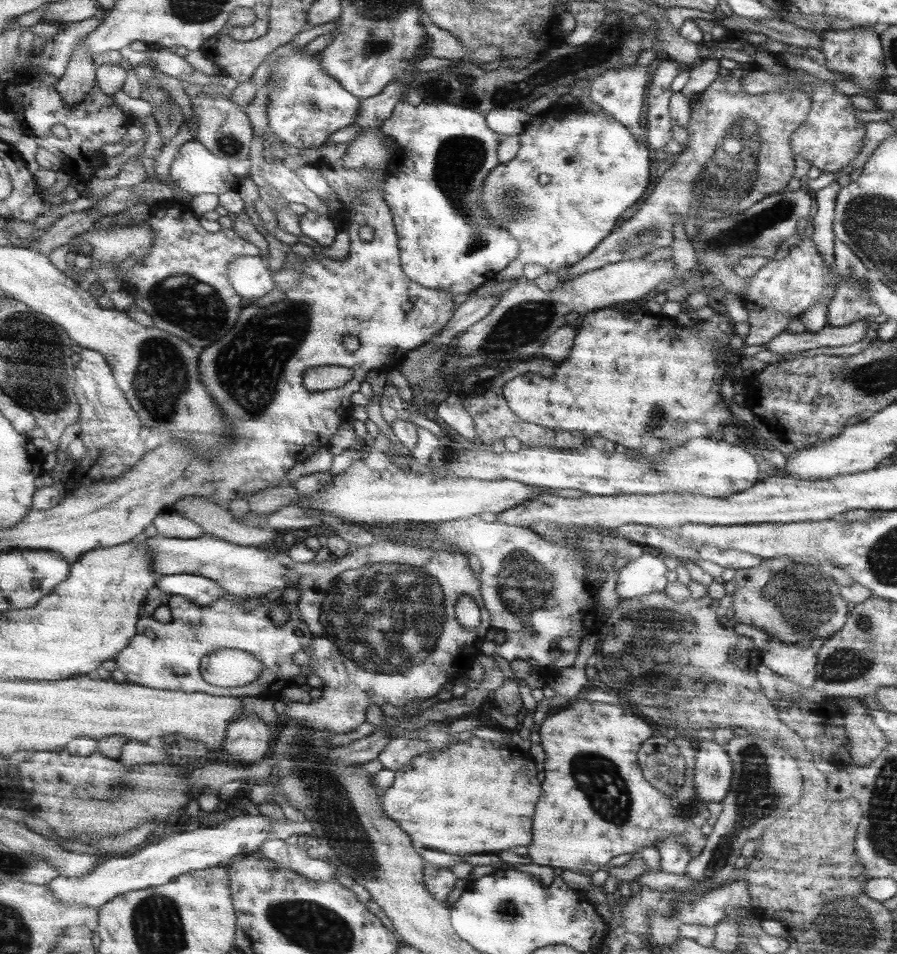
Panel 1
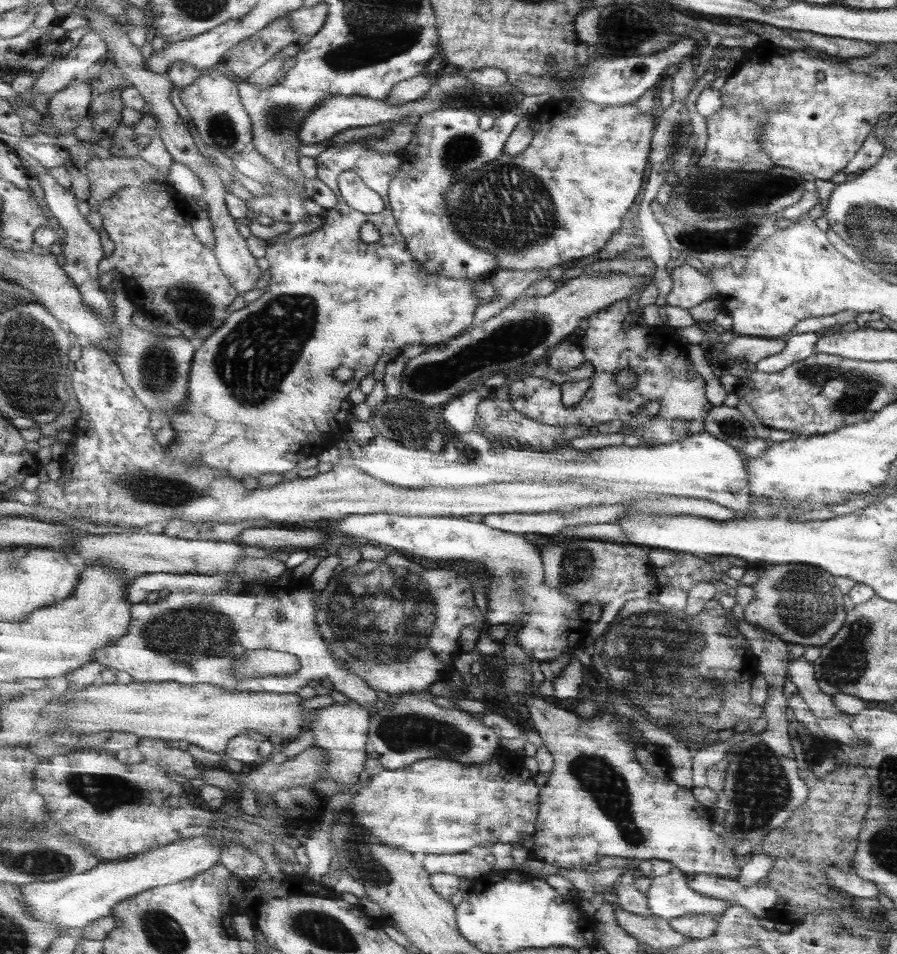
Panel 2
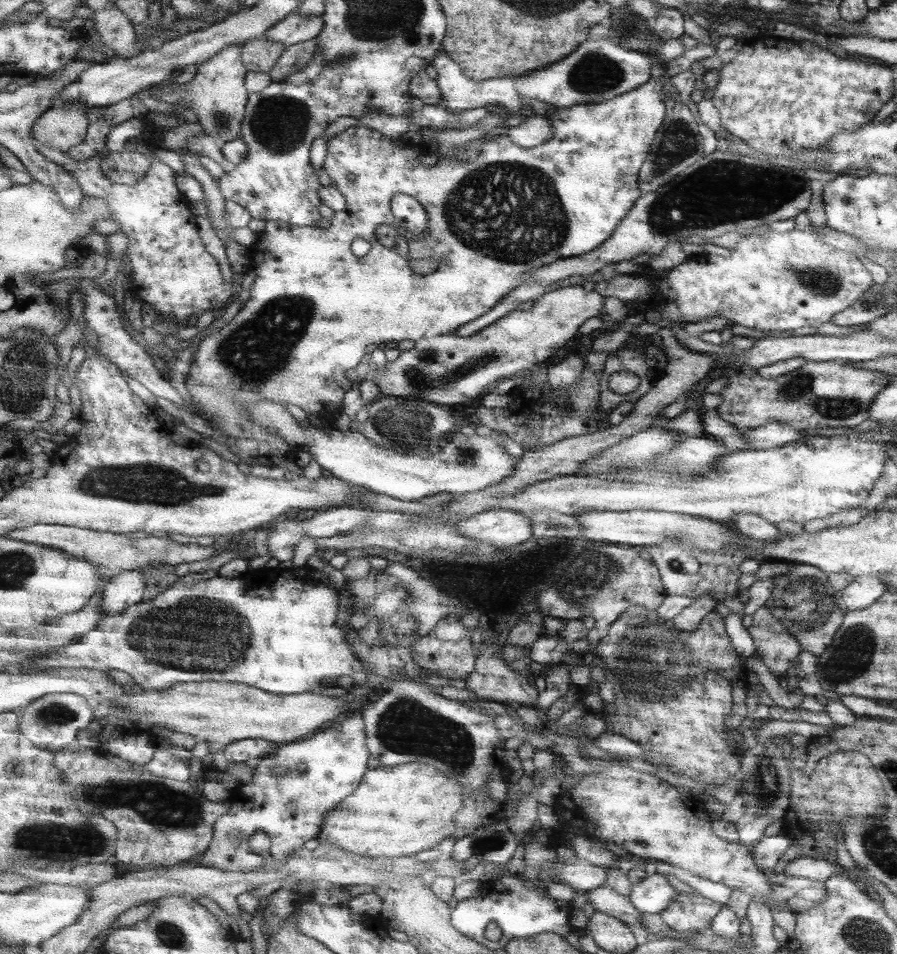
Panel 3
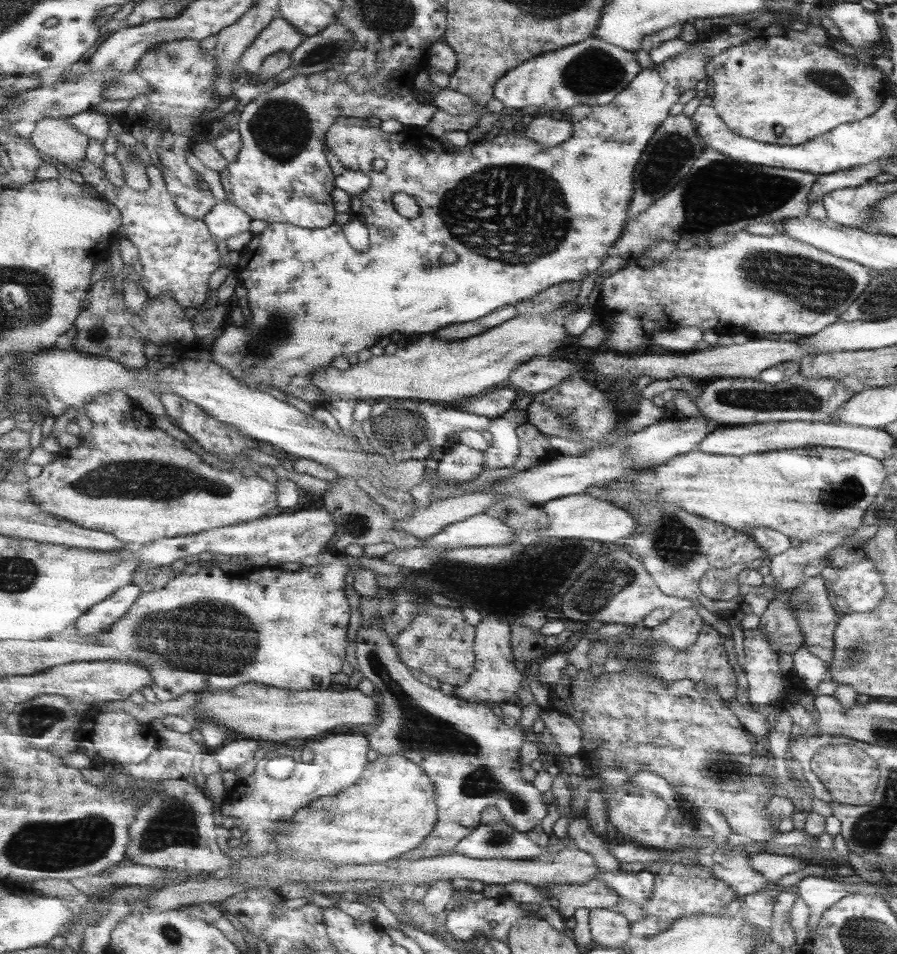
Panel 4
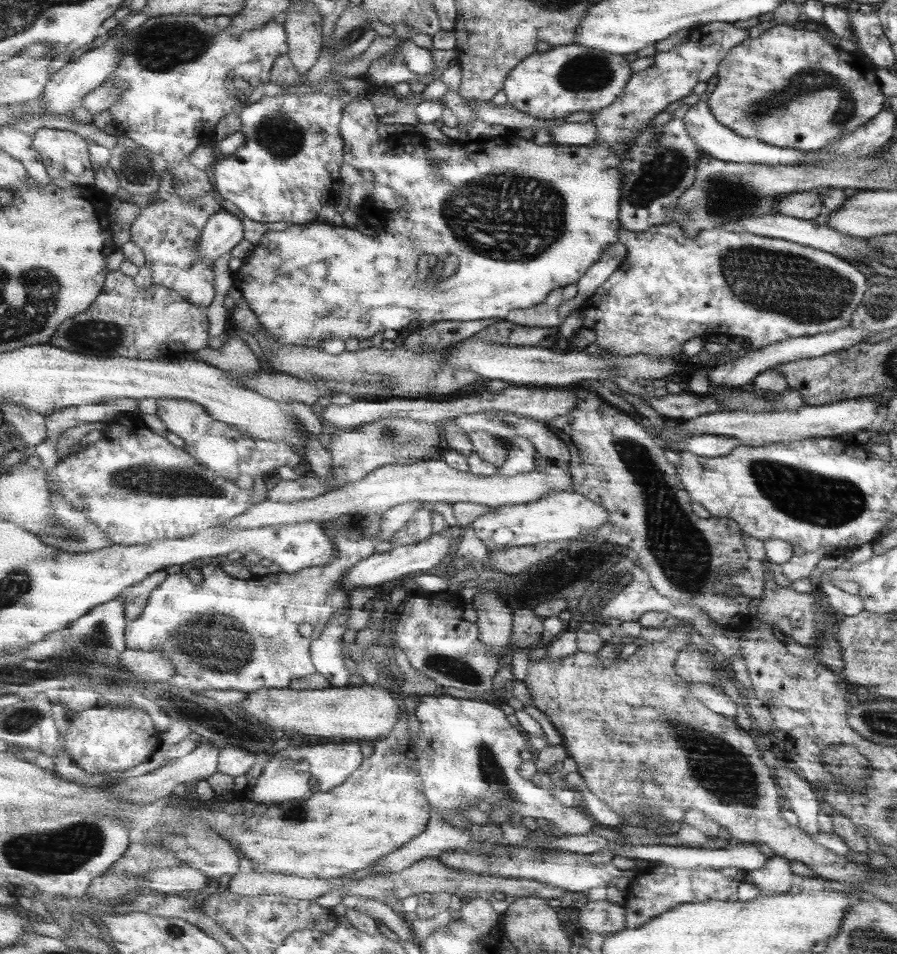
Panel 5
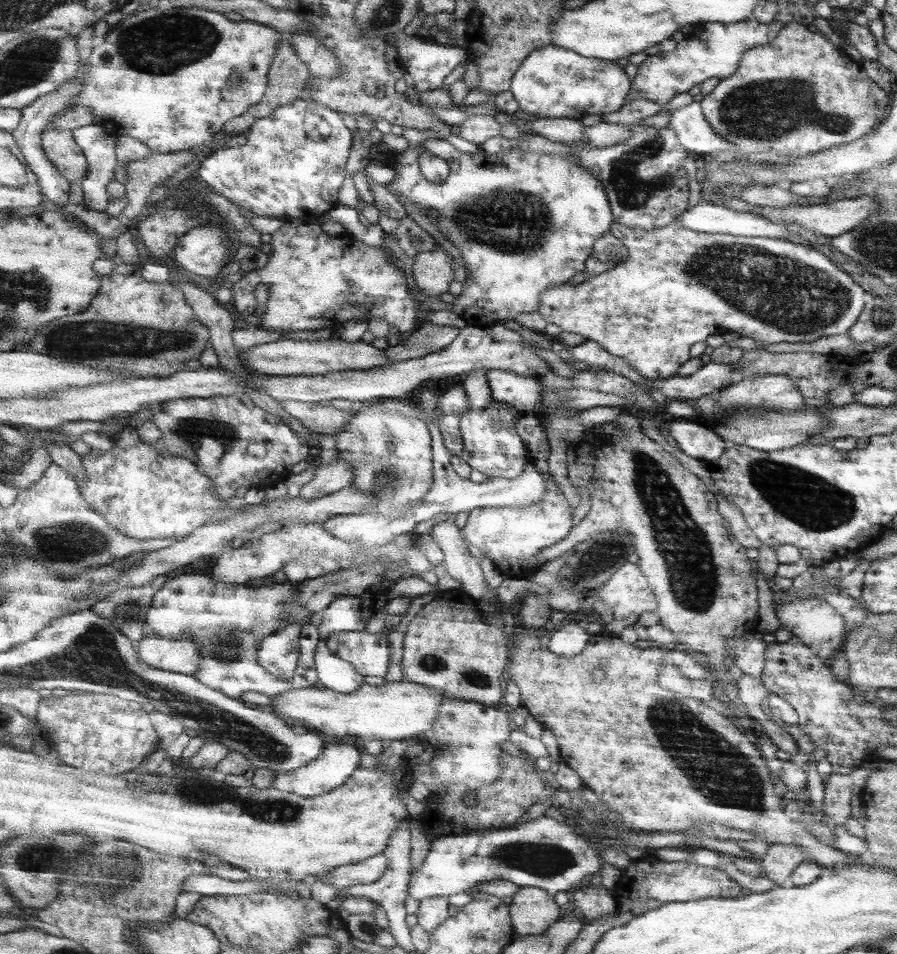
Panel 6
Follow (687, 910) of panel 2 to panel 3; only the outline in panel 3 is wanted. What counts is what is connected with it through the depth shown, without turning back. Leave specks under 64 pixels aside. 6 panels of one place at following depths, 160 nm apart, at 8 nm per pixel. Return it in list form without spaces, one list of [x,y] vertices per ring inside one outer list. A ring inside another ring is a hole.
[[[655,872],[645,880],[634,884],[629,898],[642,913],[662,914],[666,908],[674,904],[680,895],[665,876]]]

